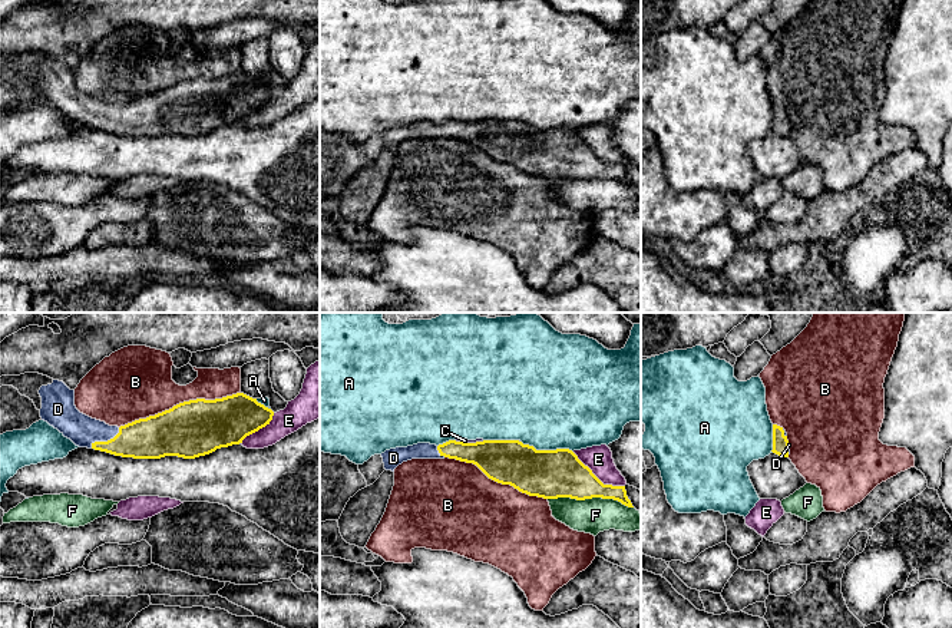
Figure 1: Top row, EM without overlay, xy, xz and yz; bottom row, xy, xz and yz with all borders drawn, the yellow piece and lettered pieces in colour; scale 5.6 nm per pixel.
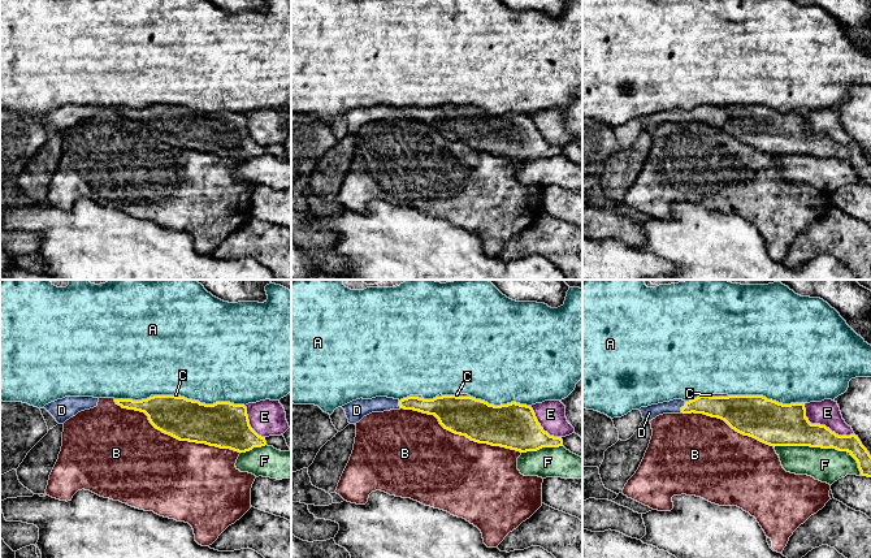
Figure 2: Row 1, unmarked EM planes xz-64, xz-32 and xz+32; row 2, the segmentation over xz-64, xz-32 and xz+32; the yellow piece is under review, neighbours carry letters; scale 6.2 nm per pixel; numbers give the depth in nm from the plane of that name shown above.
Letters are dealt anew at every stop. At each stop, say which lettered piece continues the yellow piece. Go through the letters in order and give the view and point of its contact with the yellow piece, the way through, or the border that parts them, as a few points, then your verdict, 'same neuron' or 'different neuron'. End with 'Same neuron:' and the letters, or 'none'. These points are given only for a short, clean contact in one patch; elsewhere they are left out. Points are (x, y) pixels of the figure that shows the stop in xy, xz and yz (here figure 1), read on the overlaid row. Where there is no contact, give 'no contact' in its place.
A: meets yellow in xz at (546, 450); different neuron
B: meets yellow in xy at (179, 403); different neuron
C: meets yellow in xz at (469, 443); border along xz (455, 440), (483, 440); different neuron
D: meets yellow in xy at (105, 442); runs through xy (149, 438), (105, 442), (98, 435), (83, 430); same neuron
E: meets yellow in xz at (597, 478); different neuron
F: meets yellow in xz at (591, 498); different neuron
Same neuron: D

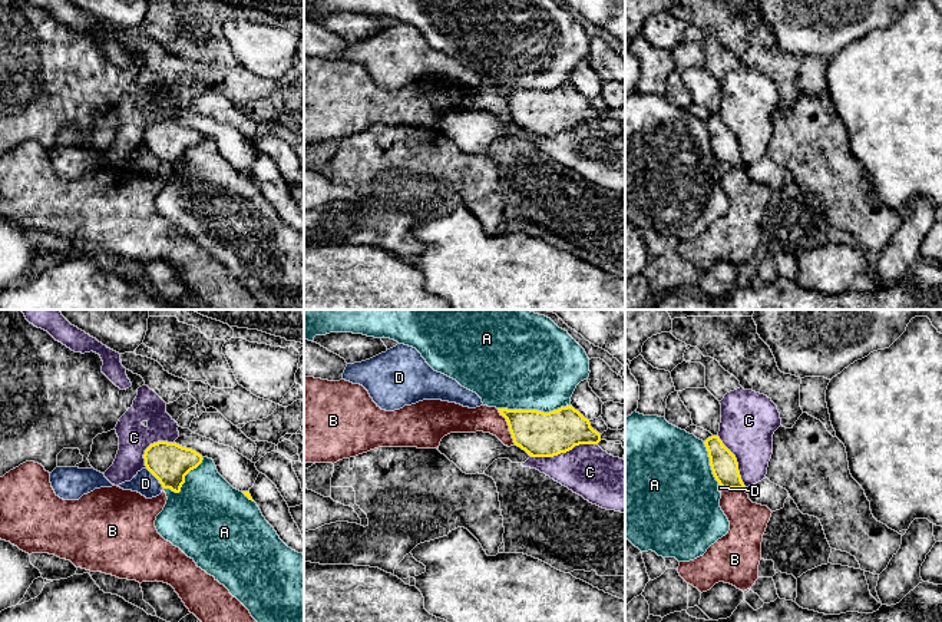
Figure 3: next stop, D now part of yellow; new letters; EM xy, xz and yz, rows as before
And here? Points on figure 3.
A: meets yellow in xz at (534, 410); different neuron
B: meets yellow in xz at (508, 424); different neuron
C: meets yellow in xz at (564, 452); different neuron
D: meets yellow in xy at (155, 476); border along xy (145, 467), (164, 487); different neuron
Same neuron: none

